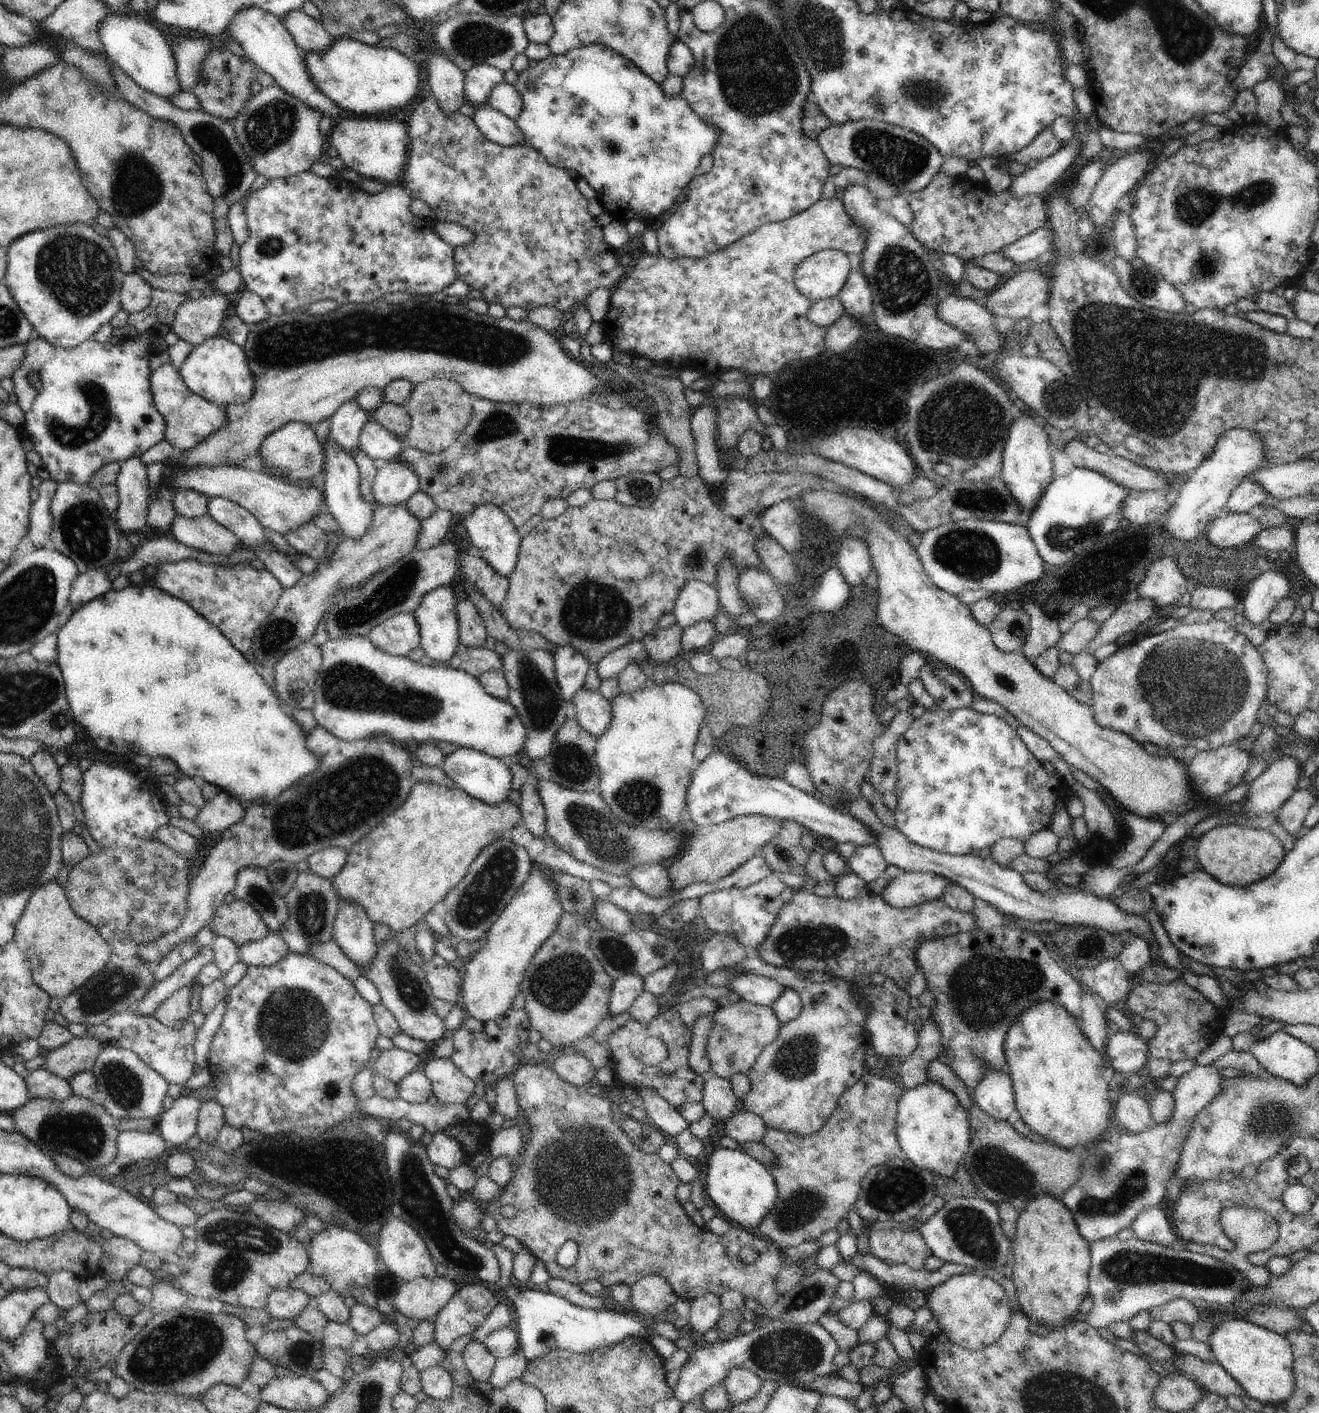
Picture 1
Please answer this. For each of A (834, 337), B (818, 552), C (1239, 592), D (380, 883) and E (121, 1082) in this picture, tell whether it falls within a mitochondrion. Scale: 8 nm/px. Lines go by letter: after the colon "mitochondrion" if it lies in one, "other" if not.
A: other
B: other
C: other
D: other
E: mitochondrion

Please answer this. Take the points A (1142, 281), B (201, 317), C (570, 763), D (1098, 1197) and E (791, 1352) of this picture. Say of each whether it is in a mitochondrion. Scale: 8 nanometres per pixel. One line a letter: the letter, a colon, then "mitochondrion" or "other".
A: mitochondrion
B: mitochondrion
C: mitochondrion
D: mitochondrion
E: mitochondrion

